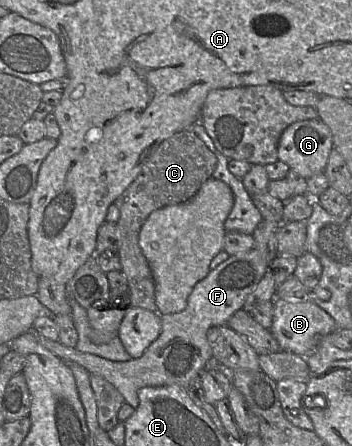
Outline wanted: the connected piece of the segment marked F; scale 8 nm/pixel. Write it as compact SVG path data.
M257 248L230 255L194 286L183 311L160 316L160 335L139 358L115 362L80 352L59 341L52 341L40 334L34 334L41 346L62 362L79 365L91 376L103 377L122 394L126 404L136 408L139 401L138 391L143 387L178 385L187 388L197 380L208 361L213 358L212 349L207 341L208 329L226 325L235 312L243 309L247 297L255 290L269 268L270 263L263 258Z

